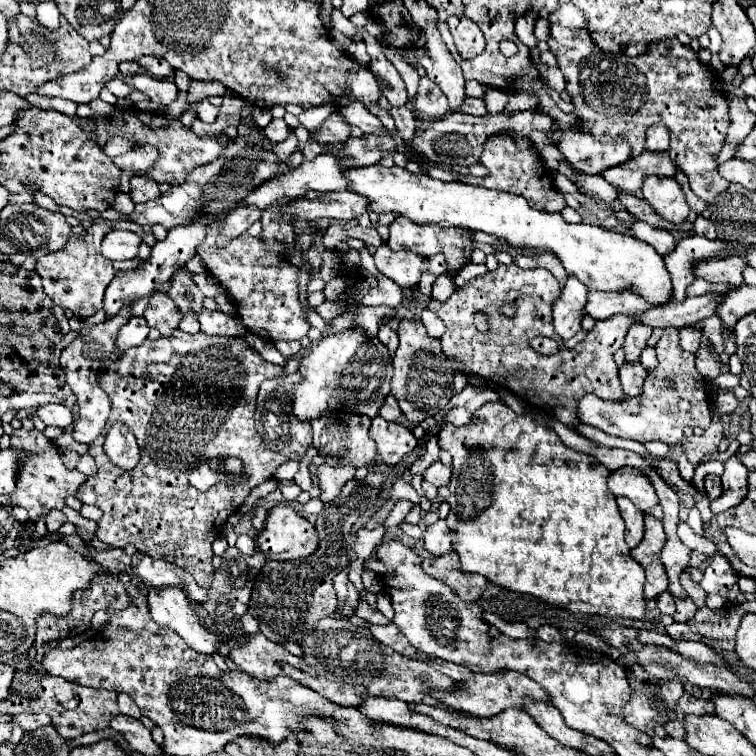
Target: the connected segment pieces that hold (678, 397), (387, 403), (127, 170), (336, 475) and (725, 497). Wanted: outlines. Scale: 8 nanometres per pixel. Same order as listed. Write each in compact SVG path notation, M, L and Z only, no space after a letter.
M664 329L658 345L658 367L648 373L644 381L644 395L640 399L626 399L622 403L602 401L596 395L584 395L578 403L578 417L582 423L602 429L612 437L634 439L640 443L662 441L670 447L680 445L684 437L684 427L706 429L712 421L712 399L708 393L708 381L700 377L694 365L694 353L680 347L678 329Z
M388 395L388 397L384 399L384 405L380 407L380 413L378 413L378 415L384 417L386 421L396 421L396 419L402 415L402 411L400 411L400 407L398 407L398 403L396 403L396 397Z
M142 145L138 149L132 149L132 151L124 153L124 155L114 157L114 163L118 163L118 167L122 167L120 191L129 192L130 177L144 175L152 167L152 163L154 163L156 157L158 157L158 151L152 145Z
M350 463L348 465L340 465L340 467L320 465L316 471L318 471L318 477L320 477L320 489L322 489L320 499L324 503L330 503L340 493L342 485L354 477L356 467L352 467Z
M728 459L722 475L724 493L712 501L712 511L720 513L730 507L736 507L748 493L748 469L738 459Z

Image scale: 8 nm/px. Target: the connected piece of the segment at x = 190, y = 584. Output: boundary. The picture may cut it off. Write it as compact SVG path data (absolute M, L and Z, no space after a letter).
M136 551L132 555L132 567L130 567L132 575L136 579L140 579L146 587L168 587L168 585L176 585L180 589L186 589L188 595L192 599L196 599L198 603L204 603L208 599L208 591L202 589L190 573L186 573L184 569L176 567L174 563L168 561L160 561L160 559L152 559L150 555L144 555L140 551Z

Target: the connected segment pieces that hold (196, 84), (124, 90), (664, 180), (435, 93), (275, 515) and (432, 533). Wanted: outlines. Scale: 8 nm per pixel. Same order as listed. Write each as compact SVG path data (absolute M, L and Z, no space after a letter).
M192 79L190 81L190 89L188 89L188 103L192 101L202 101L210 95L224 95L228 89L216 81L208 83L208 81L198 81L198 79Z
M118 77L112 79L112 81L108 81L106 87L108 87L116 97L120 97L120 99L124 99L124 97L130 95L130 87L128 87L128 83L126 83L124 79L118 79Z
M646 177L642 197L652 205L656 215L674 225L684 223L690 213L684 193L674 177Z
M422 77L420 79L414 107L416 107L418 113L422 113L422 115L426 115L430 119L438 119L440 115L444 117L446 111L450 109L448 107L448 101L444 99L444 93L428 77Z
M276 505L266 517L264 531L256 537L266 559L290 561L308 557L318 549L316 527L288 505Z
M438 519L424 529L424 547L430 555L436 557L452 551L452 531L446 525L446 519Z

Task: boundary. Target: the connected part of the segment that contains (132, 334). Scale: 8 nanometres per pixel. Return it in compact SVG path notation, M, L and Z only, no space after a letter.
M130 317L128 323L124 323L124 327L120 327L118 337L116 337L116 351L118 353L126 353L128 349L140 345L146 335L148 335L148 325L144 321L144 317Z

